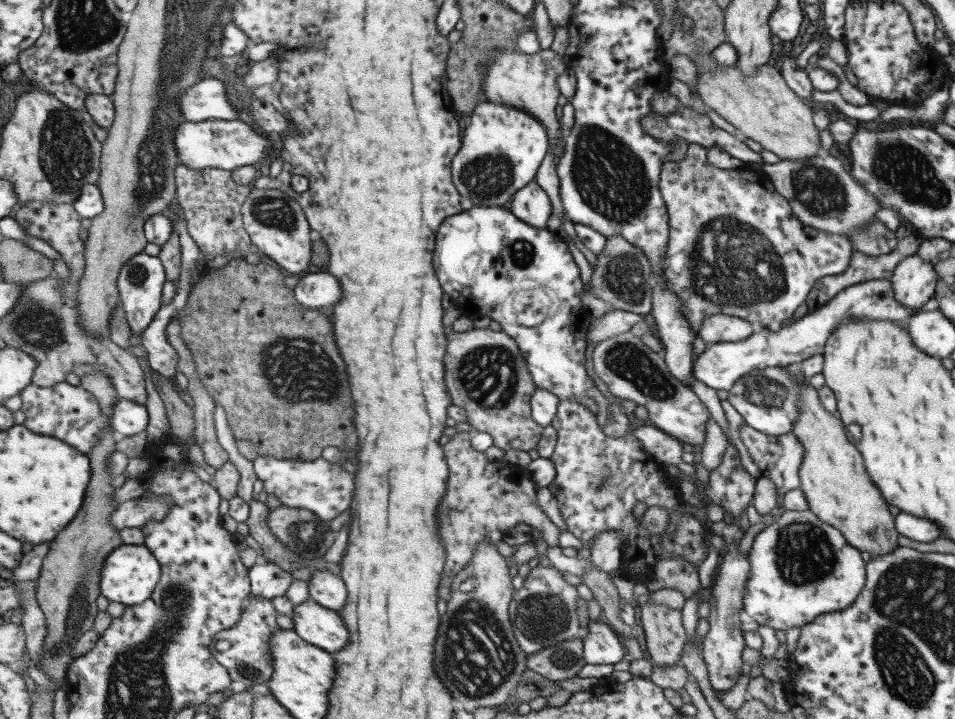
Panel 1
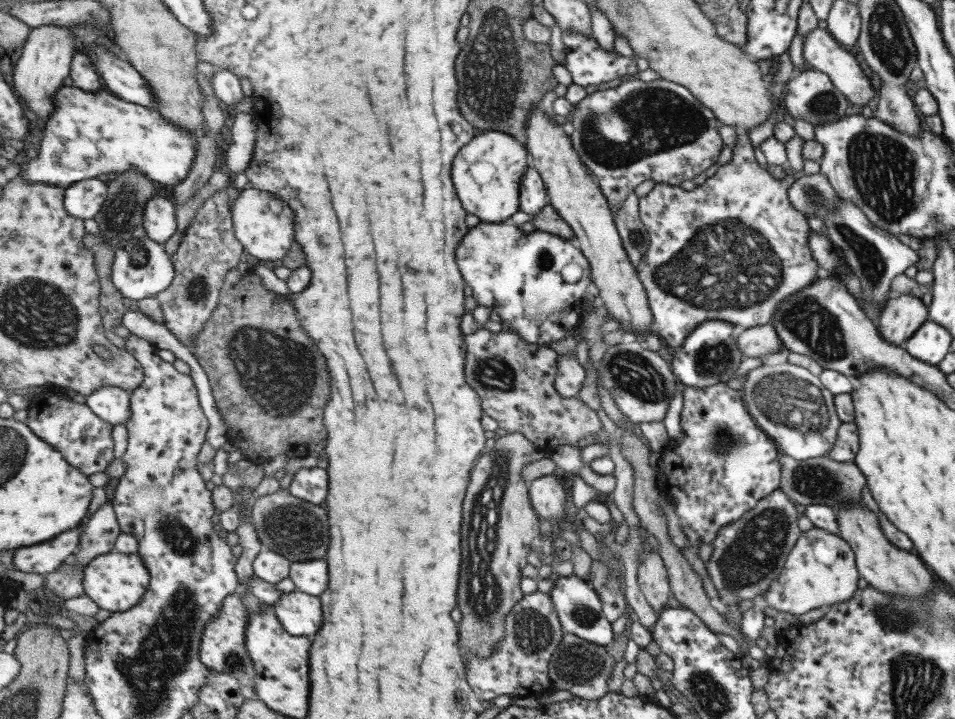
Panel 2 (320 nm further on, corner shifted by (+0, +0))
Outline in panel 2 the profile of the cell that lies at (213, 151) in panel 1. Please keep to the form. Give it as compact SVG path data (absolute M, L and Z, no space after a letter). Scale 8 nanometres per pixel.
M74 85L59 88L54 96L54 111L50 118L47 128L43 130L44 137L37 158L20 167L19 175L25 180L67 189L82 180L97 178L100 174L119 176L135 167L151 180L175 188L185 182L197 160L199 142L195 133L179 129L156 108L126 101L107 89L87 92Z

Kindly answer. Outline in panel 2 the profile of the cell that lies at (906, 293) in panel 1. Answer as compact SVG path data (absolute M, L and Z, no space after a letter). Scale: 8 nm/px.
M898 294L889 296L881 306L879 322L877 324L880 337L885 339L889 344L903 345L916 330L928 319L928 307L921 302L921 298L911 296L910 294Z

